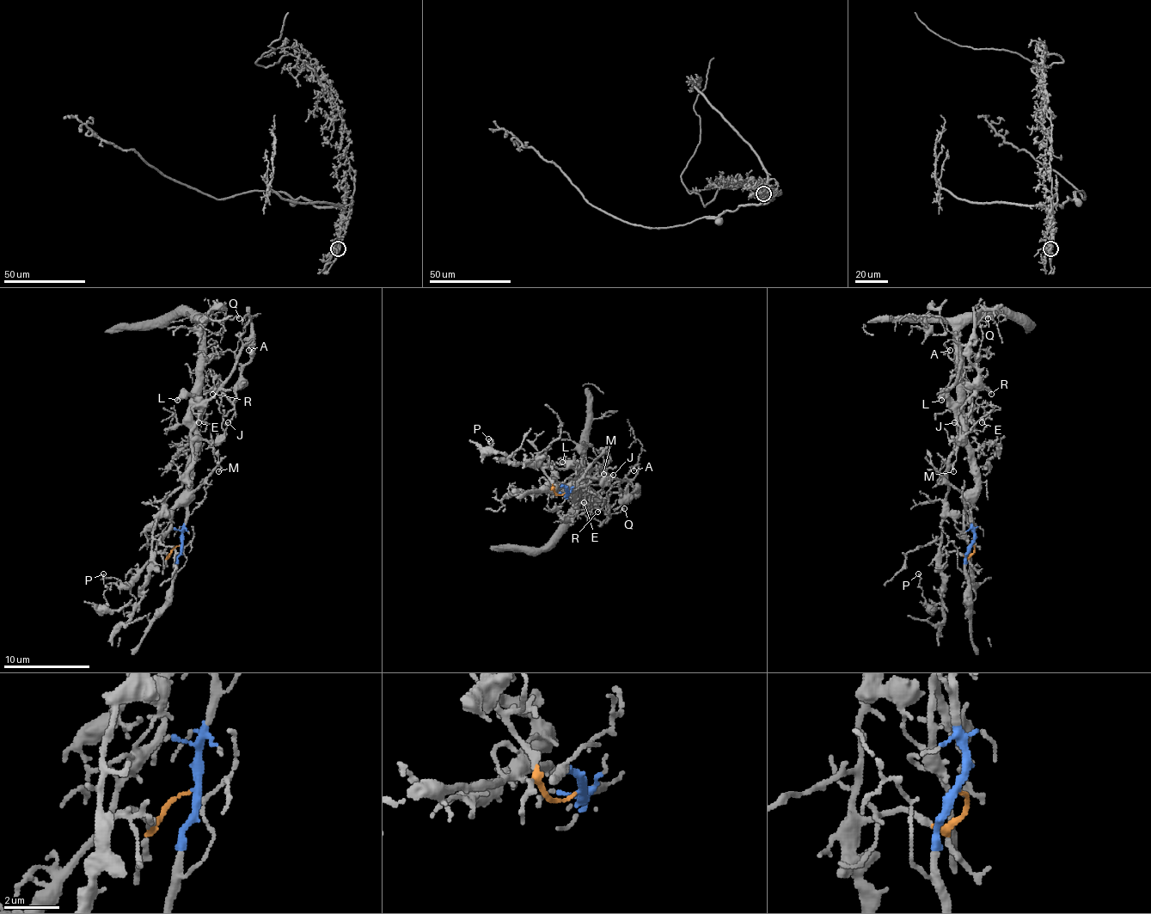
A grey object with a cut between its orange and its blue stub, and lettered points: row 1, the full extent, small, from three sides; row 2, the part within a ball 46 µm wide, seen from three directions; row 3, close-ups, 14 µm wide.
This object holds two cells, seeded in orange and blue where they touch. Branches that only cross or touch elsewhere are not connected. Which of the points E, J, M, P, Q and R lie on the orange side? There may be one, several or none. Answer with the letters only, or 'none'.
J, M, P

